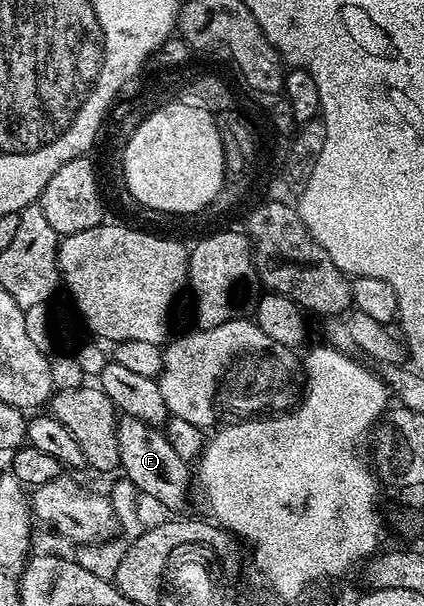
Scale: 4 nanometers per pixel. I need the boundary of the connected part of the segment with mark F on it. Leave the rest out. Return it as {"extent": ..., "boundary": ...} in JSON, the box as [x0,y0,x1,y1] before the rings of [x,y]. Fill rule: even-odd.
{"extent":[117,414,191,510],"boundary":[[[121,414],[117,420],[120,469],[144,497],[146,494],[154,498],[159,505],[169,510],[181,510],[189,494],[191,498],[191,466],[185,463],[183,455],[177,454],[172,440],[165,432],[151,424],[143,424],[143,420],[135,420],[135,416]]]}

